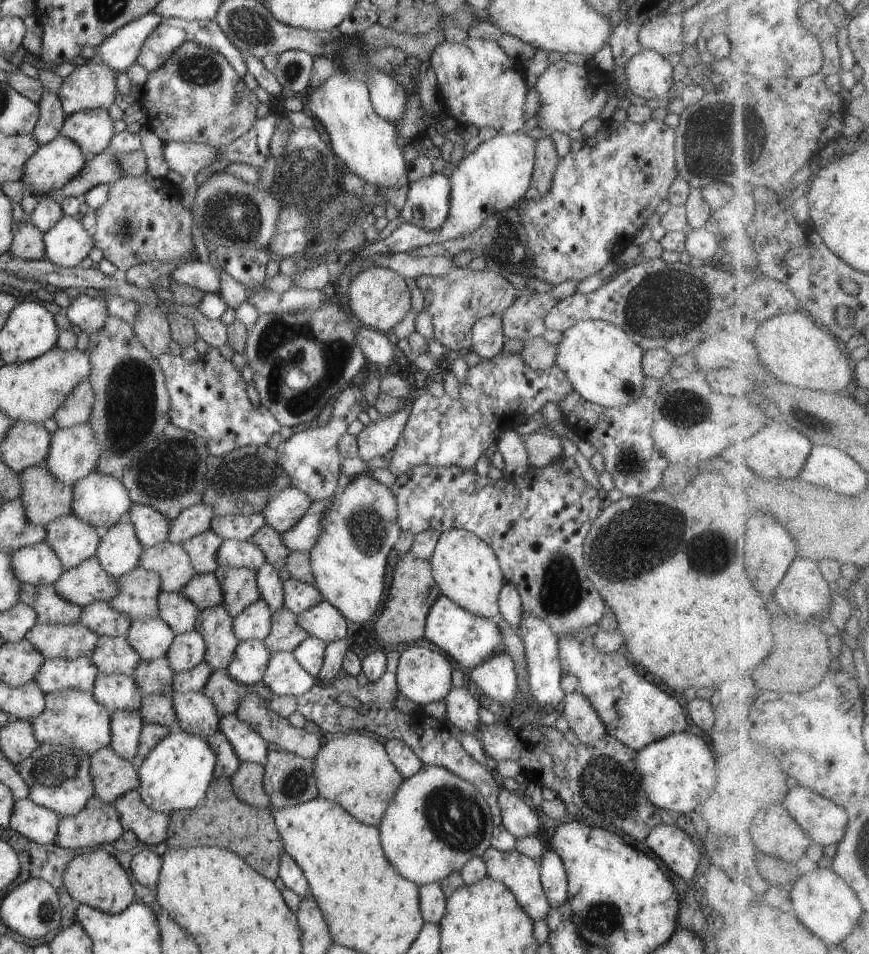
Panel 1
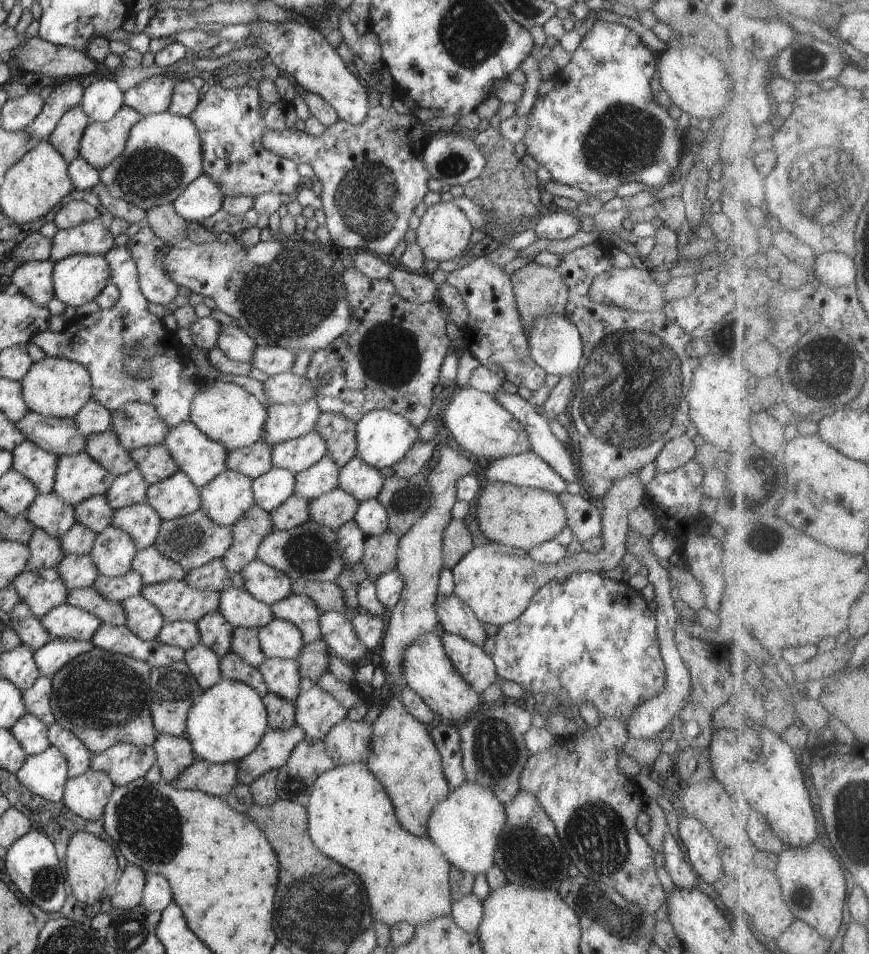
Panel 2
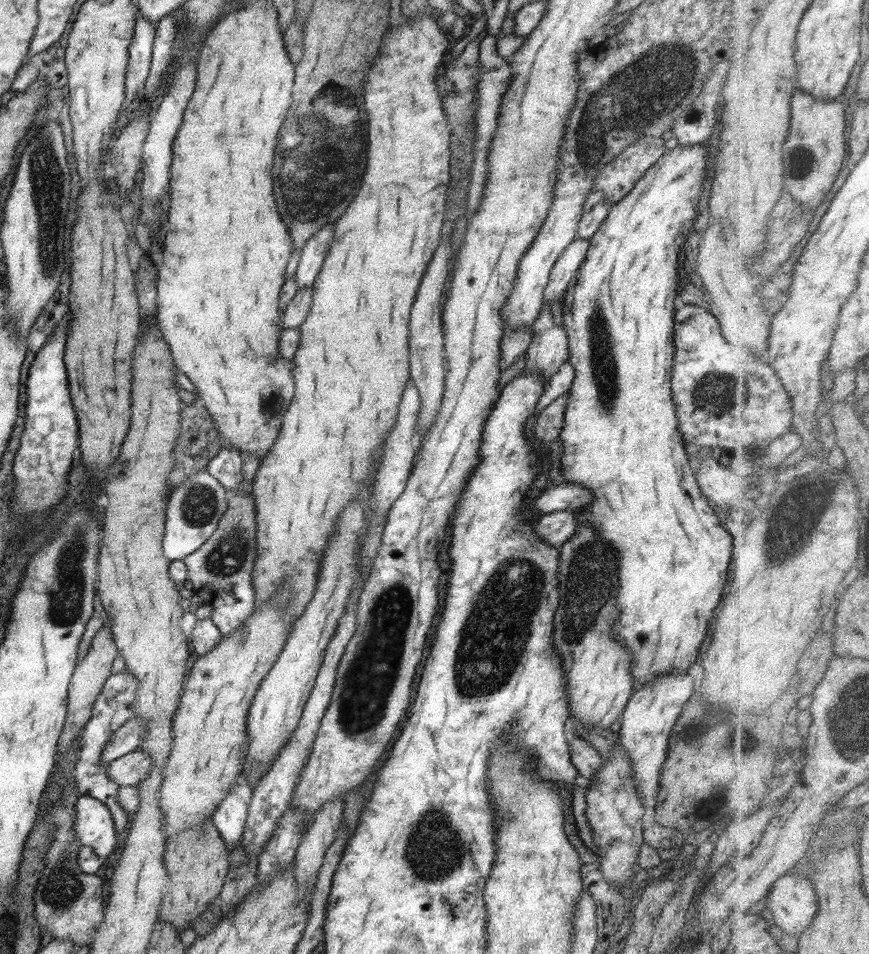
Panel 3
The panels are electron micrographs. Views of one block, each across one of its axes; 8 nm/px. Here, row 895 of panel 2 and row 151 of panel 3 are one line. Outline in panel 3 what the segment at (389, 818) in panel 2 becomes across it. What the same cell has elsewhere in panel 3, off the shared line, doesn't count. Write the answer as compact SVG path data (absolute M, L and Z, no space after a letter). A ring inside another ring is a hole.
M432 13L407 20L400 26L388 26L382 37L380 50L374 57L374 62L370 65L366 77L364 77L364 108L368 114L368 133L365 175L357 196L340 218L334 222L334 235L332 243L328 247L328 253L324 260L322 269L313 282L312 306L308 311L306 320L297 328L300 332L300 346L294 354L294 398L288 406L288 412L282 416L282 426L280 433L270 447L268 455L262 458L254 482L252 482L252 495L256 503L256 560L252 568L252 587L256 591L256 602L254 608L260 603L266 603L284 583L288 589L292 589L292 602L285 609L285 620L289 622L289 632L295 621L302 616L308 606L308 601L314 595L314 587L318 581L318 569L320 561L324 557L324 549L328 545L328 537L334 533L336 521L340 517L340 511L344 505L348 505L360 491L366 479L370 479L370 467L374 463L374 457L378 453L380 443L387 437L388 429L396 424L399 405L402 402L402 394L406 388L406 383L411 380L409 366L409 318L412 305L418 292L421 279L425 276L428 264L432 260L434 251L440 246L440 236L442 236L442 224L444 222L444 212L447 210L447 192L451 179L451 127L448 117L443 109L443 98L438 93L436 85L436 75L438 68L444 62L446 50L450 48L448 33L438 25L438 20L432 19Z

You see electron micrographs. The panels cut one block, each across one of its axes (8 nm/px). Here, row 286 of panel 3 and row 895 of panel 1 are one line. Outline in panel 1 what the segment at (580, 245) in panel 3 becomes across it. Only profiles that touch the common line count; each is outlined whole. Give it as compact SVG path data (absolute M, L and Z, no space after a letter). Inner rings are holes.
M545 850L540 858L540 878L544 894L552 907L567 902L568 881L562 859L551 850Z

